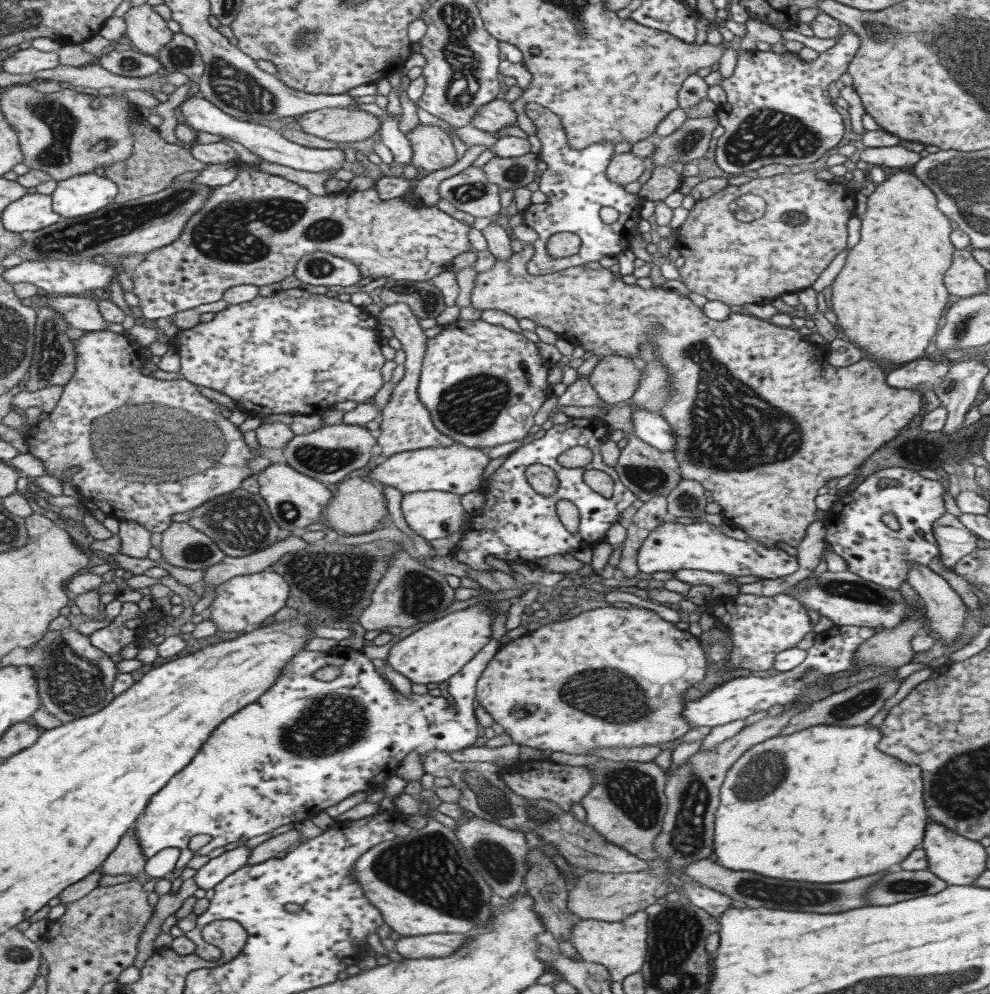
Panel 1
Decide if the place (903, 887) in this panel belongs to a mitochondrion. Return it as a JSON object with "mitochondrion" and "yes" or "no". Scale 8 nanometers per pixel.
{"mitochondrion":"yes"}

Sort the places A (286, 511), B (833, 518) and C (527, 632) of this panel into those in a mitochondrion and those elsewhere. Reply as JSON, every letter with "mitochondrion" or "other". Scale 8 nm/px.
{"A":"mitochondrion","B":"other","C":"other"}

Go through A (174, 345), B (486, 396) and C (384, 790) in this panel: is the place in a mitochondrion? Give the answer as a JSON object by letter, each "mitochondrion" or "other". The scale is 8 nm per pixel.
{"A":"other","B":"mitochondrion","C":"other"}

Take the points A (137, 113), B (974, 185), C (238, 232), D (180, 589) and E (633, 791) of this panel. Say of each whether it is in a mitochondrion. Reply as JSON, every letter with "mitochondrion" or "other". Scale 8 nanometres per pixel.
{"A":"other","B":"mitochondrion","C":"mitochondrion","D":"other","E":"mitochondrion"}

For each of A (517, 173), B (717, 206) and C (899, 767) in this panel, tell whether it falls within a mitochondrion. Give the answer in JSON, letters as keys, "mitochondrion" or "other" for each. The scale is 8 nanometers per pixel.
{"A":"mitochondrion","B":"other","C":"other"}

